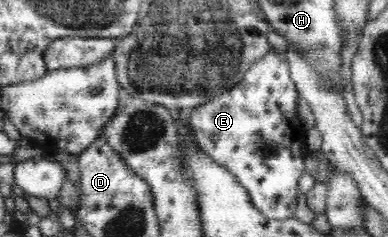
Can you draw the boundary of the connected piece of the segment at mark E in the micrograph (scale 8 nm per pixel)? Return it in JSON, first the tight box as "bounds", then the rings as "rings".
{"bounds":[186,50,312,219],"rings":[[[272,50],[248,68],[244,79],[234,88],[218,95],[211,103],[186,111],[191,118],[192,131],[201,151],[238,178],[238,182],[250,194],[254,207],[270,219],[295,217],[298,181],[307,171],[305,160],[312,153],[304,142],[305,135],[297,115],[298,97],[296,84],[290,77],[287,56]]]}

